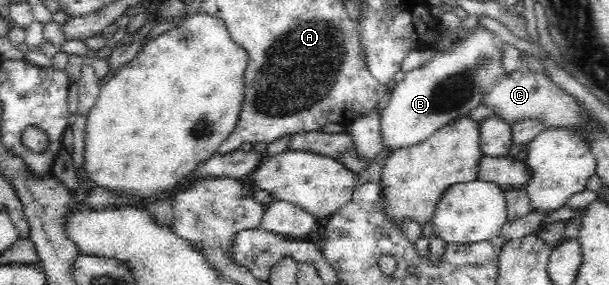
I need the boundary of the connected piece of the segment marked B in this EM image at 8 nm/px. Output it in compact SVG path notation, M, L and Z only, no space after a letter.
M480 25L456 42L448 52L437 52L427 63L417 69L413 69L404 74L404 79L398 82L391 90L391 96L380 115L380 134L384 148L388 150L398 150L400 147L412 146L413 143L424 142L429 135L434 134L440 127L452 122L453 119L460 118L461 115L468 114L474 110L486 94L492 90L496 82L500 82L508 73L502 67L501 51L502 42L496 38L496 34L491 33L486 27Z

